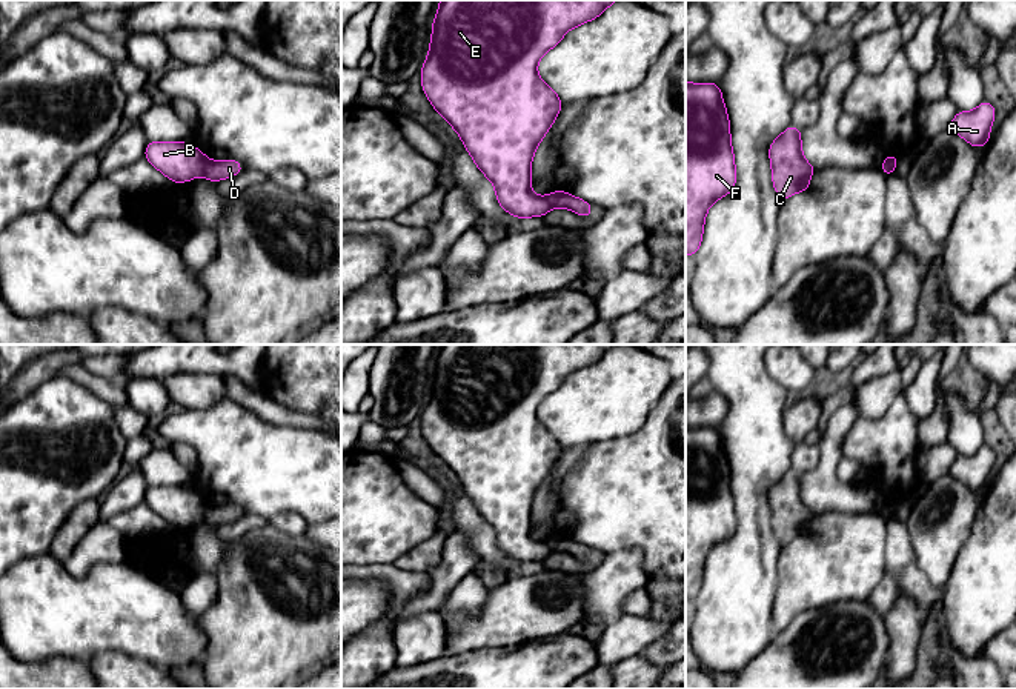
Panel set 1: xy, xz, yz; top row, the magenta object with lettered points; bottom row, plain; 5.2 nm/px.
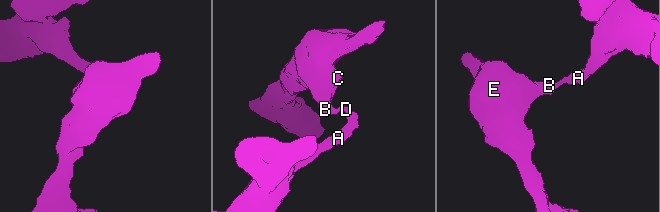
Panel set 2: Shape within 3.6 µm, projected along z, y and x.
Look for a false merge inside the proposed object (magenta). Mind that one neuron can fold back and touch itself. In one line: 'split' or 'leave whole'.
split

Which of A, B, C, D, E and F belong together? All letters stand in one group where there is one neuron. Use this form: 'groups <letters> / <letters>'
groups A D / B C E F

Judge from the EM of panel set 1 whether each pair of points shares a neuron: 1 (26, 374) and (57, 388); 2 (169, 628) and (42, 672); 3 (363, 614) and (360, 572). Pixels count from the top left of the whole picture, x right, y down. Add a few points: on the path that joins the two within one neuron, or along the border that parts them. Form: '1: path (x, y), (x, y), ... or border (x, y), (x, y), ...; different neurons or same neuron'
1: border (57, 374), (43, 380), (16, 403); different neurons
2: border (40, 660), (77, 659), (85, 663); different neurons
3: border (357, 580), (381, 580), (389, 588), (389, 603); different neurons

